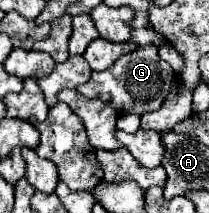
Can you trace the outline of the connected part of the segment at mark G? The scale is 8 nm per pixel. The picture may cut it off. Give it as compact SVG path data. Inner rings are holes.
M144 46L136 48L134 52L120 56L118 62L114 62L110 68L102 72L92 72L90 80L76 90L82 92L86 98L98 98L112 106L118 114L146 114L154 112L160 108L164 98L170 94L174 86L176 76L172 74L172 68L158 58L158 48L156 46Z

